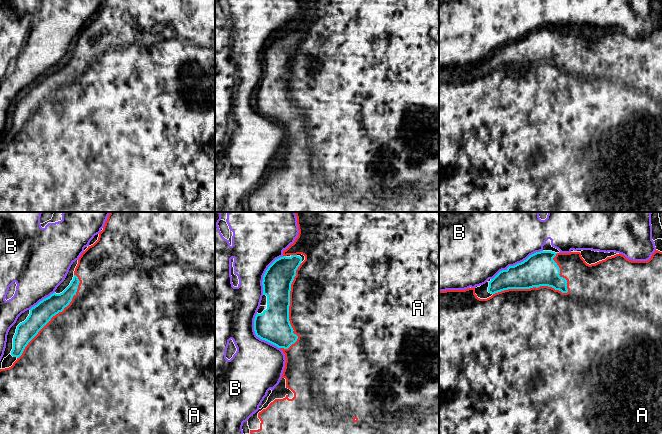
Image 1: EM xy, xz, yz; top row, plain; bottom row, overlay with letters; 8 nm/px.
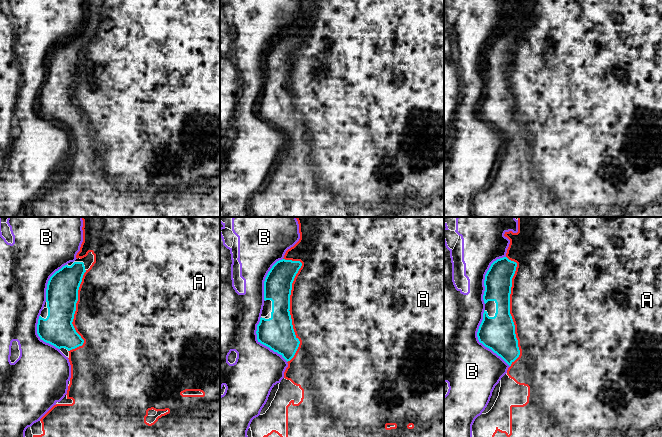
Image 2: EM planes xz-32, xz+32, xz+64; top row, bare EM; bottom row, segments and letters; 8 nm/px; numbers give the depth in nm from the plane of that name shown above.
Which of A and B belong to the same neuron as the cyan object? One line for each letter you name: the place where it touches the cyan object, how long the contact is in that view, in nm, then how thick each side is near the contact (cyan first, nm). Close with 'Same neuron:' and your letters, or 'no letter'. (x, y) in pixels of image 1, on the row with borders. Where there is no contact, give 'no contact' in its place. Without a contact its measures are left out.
A: meets cyan in yz at (549, 286); contact 600 nm long; 280 nm thick on the cyan side, 480 nm on the other
Same neuron: A

